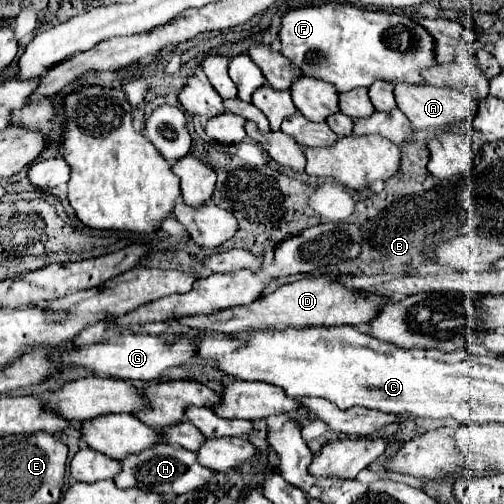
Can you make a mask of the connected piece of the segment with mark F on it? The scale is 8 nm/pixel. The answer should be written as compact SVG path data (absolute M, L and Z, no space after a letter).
M325 3L287 9L281 15L281 53L305 75L329 81L339 93L369 87L375 79L423 83L421 69L435 65L433 39L413 19L369 11L349 3Z

